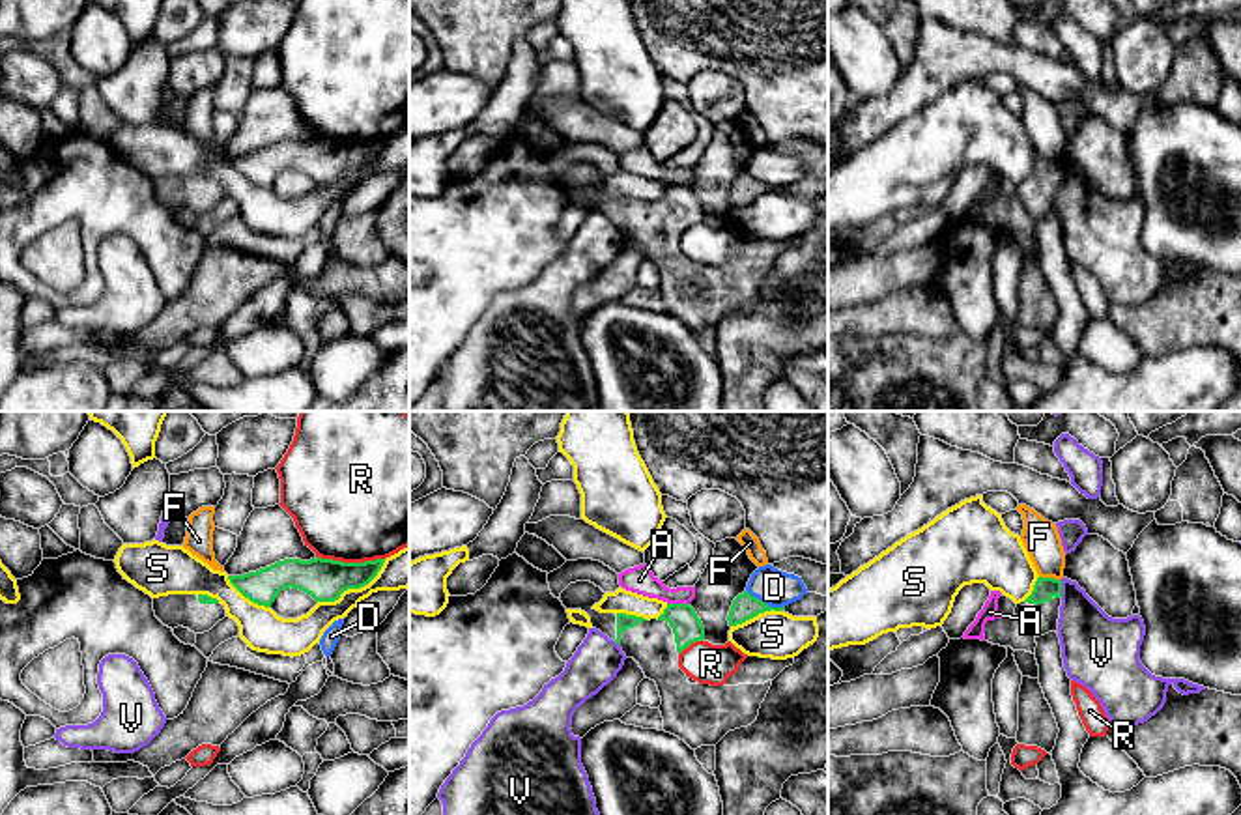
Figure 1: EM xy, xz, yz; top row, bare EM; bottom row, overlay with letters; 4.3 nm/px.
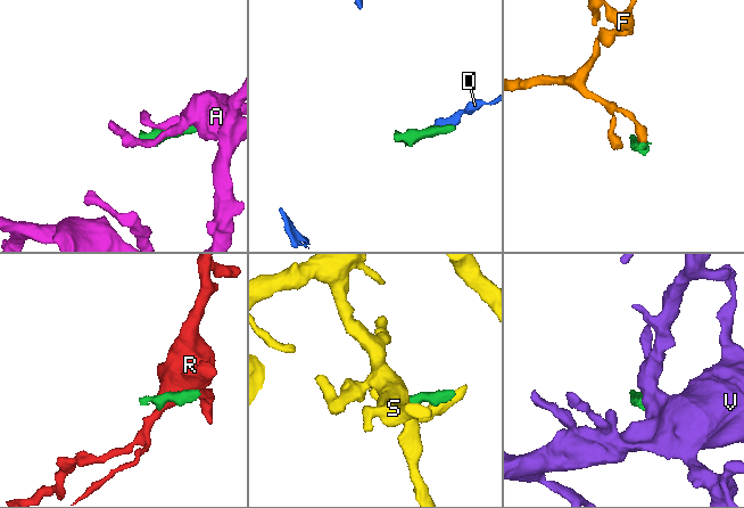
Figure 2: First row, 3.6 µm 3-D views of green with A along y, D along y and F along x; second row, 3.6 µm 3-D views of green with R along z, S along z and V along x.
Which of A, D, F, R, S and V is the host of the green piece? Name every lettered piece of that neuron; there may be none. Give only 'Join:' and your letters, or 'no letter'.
Join: no letter

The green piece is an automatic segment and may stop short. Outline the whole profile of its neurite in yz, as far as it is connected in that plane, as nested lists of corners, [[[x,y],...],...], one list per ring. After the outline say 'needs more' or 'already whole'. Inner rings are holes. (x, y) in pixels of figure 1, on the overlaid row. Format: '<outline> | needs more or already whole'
[[[1039,576],[1032,594],[1024,602],[1017,604],[1015,615],[1035,637],[1048,632],[1058,634],[1060,606],[1062,579]]] | needs more

